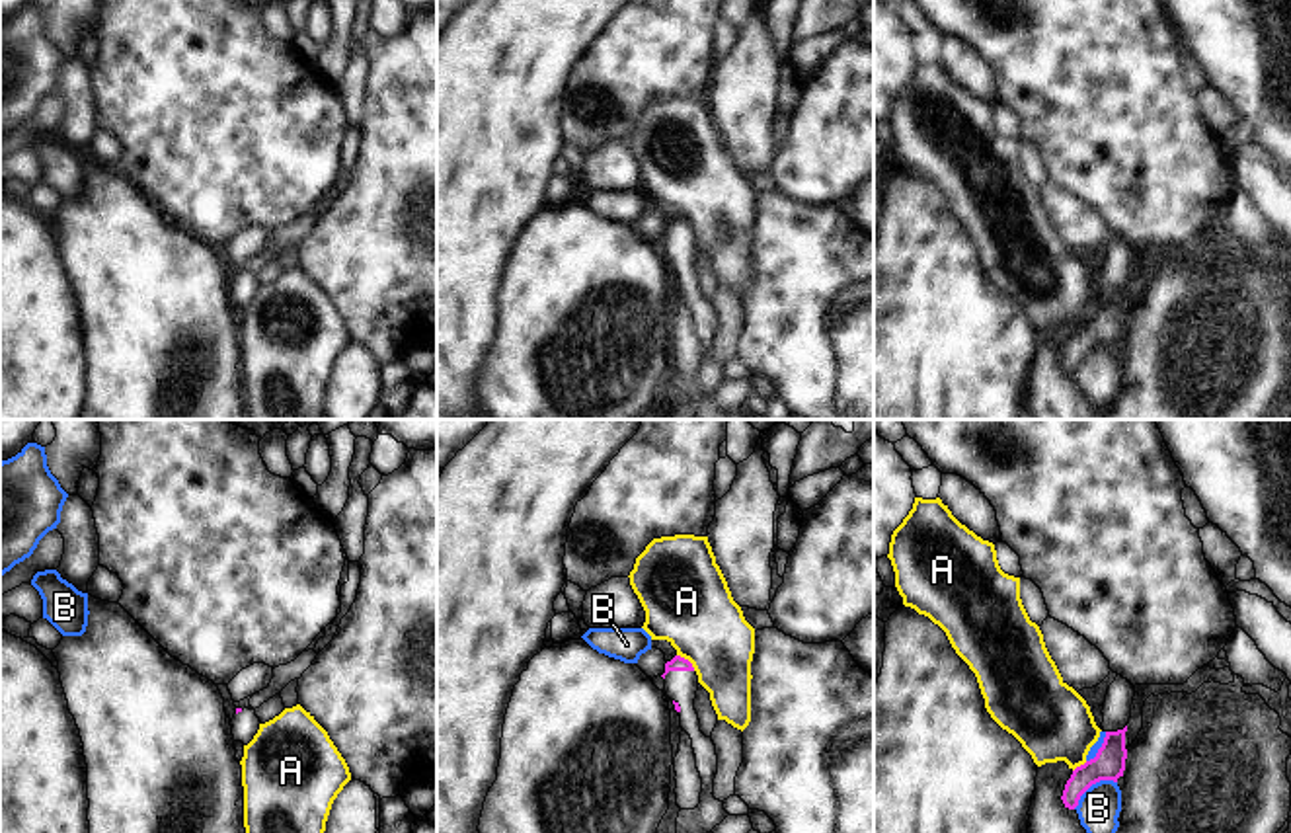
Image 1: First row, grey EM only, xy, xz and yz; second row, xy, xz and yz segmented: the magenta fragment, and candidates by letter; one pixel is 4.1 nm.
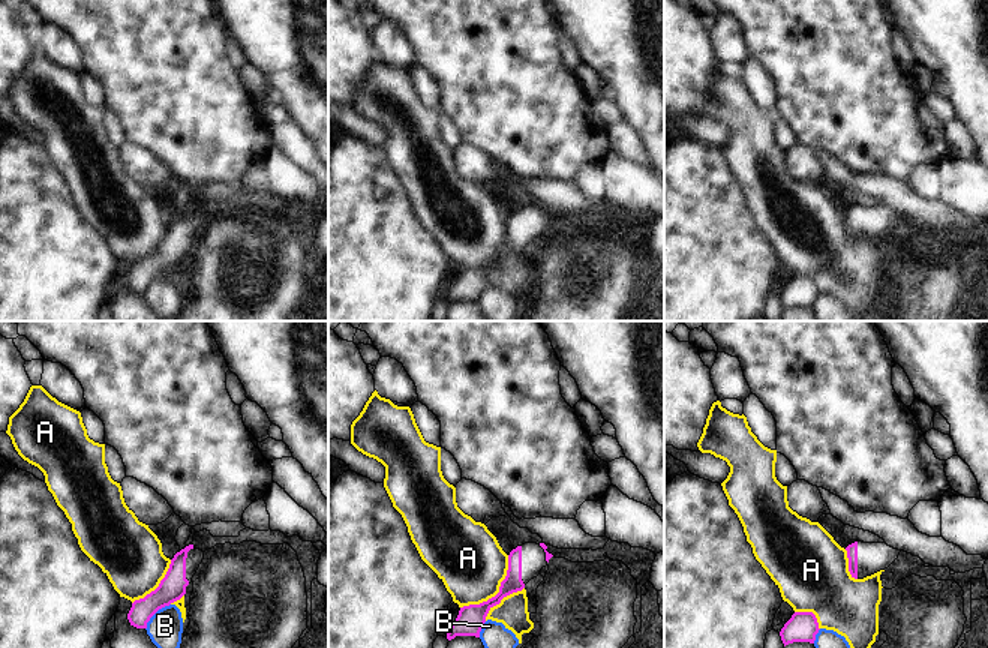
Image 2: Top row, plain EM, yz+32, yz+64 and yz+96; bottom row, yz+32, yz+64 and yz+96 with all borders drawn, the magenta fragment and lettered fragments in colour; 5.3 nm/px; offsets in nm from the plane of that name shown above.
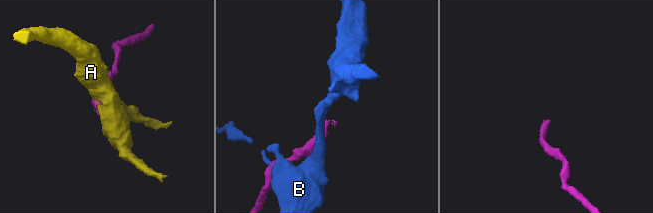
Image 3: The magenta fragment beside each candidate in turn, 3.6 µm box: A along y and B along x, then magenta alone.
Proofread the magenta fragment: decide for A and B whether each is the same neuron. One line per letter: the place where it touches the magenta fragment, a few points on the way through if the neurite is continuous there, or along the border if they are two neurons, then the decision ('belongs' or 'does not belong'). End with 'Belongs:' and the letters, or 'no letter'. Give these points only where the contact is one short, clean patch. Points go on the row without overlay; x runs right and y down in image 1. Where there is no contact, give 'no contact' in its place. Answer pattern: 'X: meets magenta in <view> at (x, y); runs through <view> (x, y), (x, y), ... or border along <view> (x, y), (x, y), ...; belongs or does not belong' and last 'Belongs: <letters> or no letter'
A: meets magenta in xz at (687, 223); does not belong
B: meets magenta in yz at (1093, 346); does not belong
Belongs: no letter

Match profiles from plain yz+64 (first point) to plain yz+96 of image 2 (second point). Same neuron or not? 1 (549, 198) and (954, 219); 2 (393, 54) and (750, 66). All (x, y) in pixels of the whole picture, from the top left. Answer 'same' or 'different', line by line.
1: same
2: different

